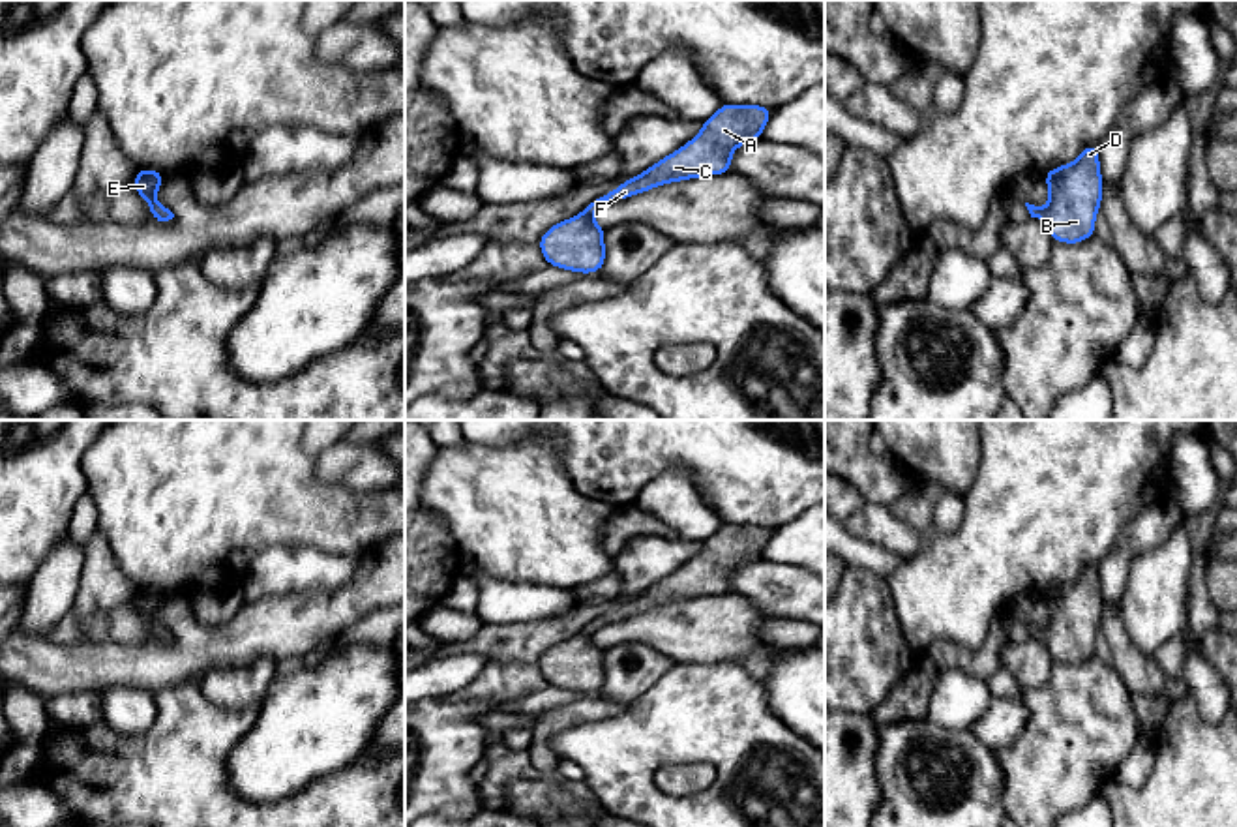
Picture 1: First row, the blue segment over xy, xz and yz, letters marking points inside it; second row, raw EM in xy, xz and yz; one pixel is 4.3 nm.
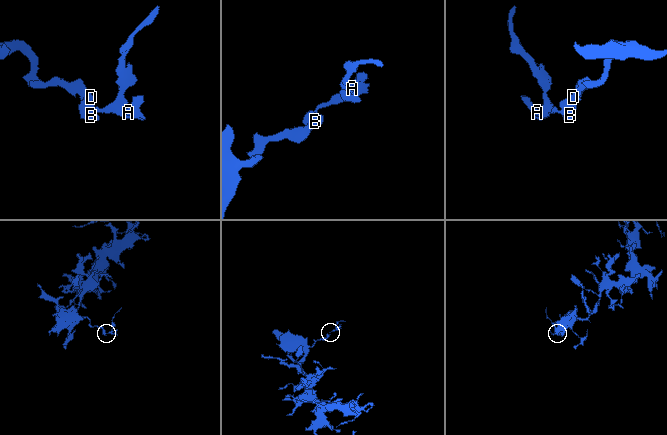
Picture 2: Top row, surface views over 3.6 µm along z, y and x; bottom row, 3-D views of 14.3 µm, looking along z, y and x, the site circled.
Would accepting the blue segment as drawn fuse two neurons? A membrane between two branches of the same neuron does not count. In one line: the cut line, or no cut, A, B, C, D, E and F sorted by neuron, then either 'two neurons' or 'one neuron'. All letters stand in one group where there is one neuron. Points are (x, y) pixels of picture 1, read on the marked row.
no cut | A B C D E F | one neuron

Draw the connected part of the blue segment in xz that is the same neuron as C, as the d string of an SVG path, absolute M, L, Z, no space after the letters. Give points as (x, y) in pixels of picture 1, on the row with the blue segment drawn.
M723 103L703 122L701 133L677 152L635 178L624 180L617 189L592 199L579 216L549 227L538 240L545 263L581 274L600 272L605 263L605 229L590 219L594 212L669 182L731 173L731 152L761 139L770 116L768 107Z

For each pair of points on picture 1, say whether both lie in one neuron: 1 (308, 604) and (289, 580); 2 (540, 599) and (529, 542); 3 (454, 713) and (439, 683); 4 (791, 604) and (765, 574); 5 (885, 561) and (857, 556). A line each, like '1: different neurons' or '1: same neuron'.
1: different neurons
2: different neurons
3: different neurons
4: same neuron
5: same neuron

